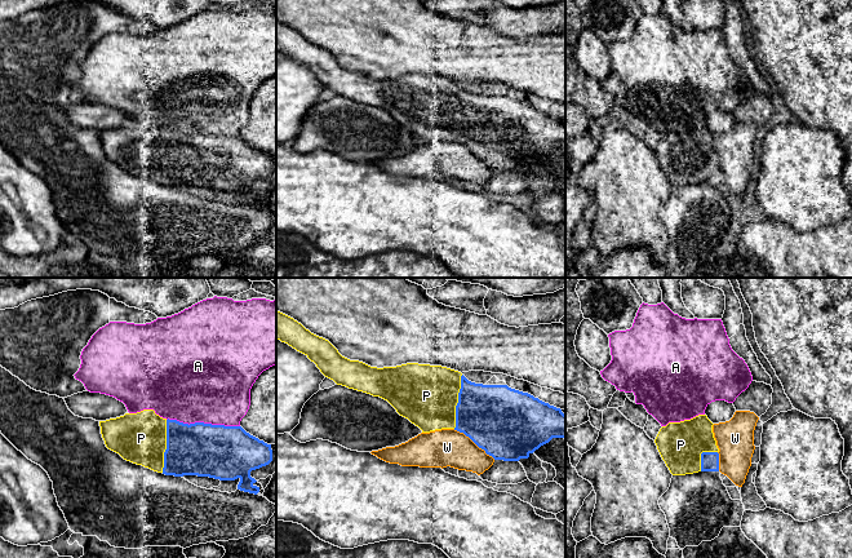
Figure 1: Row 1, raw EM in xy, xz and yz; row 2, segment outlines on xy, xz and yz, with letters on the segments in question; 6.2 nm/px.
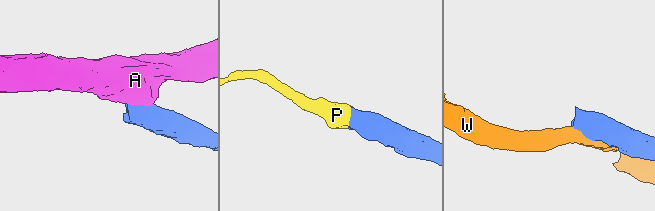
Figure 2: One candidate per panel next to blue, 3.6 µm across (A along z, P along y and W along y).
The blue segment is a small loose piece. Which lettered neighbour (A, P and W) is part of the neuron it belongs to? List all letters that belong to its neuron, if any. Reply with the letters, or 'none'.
P

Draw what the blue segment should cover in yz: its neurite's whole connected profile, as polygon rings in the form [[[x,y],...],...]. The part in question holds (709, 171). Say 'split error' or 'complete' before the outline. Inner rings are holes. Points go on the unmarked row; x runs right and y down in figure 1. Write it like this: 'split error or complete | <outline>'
split error | [[[706,125],[669,133],[654,150],[657,160],[673,186],[719,182],[719,159]]]

